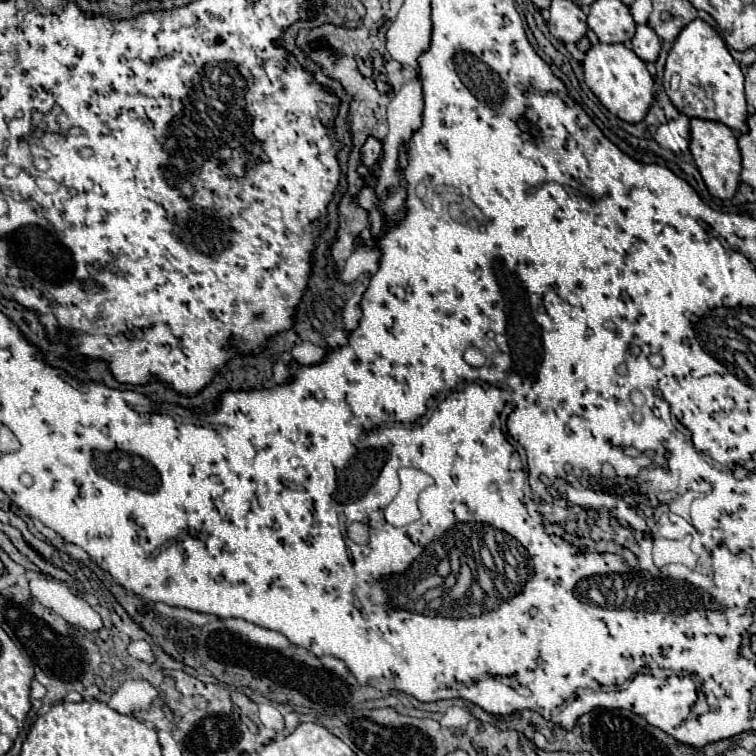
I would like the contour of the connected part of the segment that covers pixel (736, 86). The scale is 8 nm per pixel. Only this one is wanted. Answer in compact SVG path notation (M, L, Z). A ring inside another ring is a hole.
M693 20L683 28L679 40L675 40L667 64L664 67L663 87L671 98L673 106L689 116L701 120L713 120L729 126L737 134L747 132L747 104L743 90L743 72L741 66L729 54L721 36L703 20ZM673 74L679 74L681 82L677 90L671 90L669 80Z

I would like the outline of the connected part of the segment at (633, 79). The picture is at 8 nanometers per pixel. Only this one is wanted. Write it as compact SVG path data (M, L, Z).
M595 44L583 60L585 84L599 98L599 102L617 118L637 124L645 118L653 102L653 78L645 68L645 62L635 56L625 44Z

